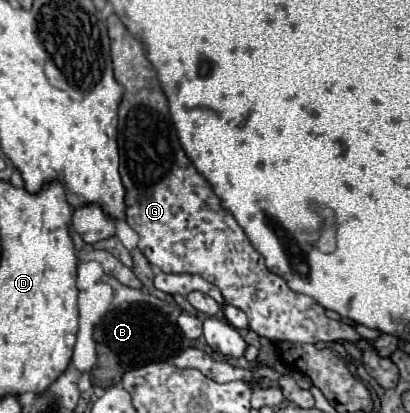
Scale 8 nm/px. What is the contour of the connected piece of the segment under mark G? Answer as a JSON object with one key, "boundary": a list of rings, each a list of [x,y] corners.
{"boundary":[[[108,17],[108,35],[112,49],[112,65],[116,81],[126,89],[120,111],[118,111],[118,147],[120,147],[120,175],[126,187],[126,221],[140,235],[138,249],[146,255],[146,259],[164,273],[196,273],[206,281],[220,287],[228,305],[242,309],[248,315],[248,327],[256,331],[260,337],[268,337],[272,341],[292,341],[292,343],[318,343],[318,341],[358,341],[360,335],[352,325],[344,321],[334,321],[326,317],[326,309],[318,305],[312,297],[294,293],[286,281],[272,273],[264,257],[250,245],[246,233],[236,223],[234,215],[222,207],[220,197],[214,193],[212,185],[192,167],[192,161],[186,157],[178,137],[174,123],[170,119],[168,101],[158,83],[156,69],[146,59],[144,47],[136,41],[124,23],[116,17]]]}

